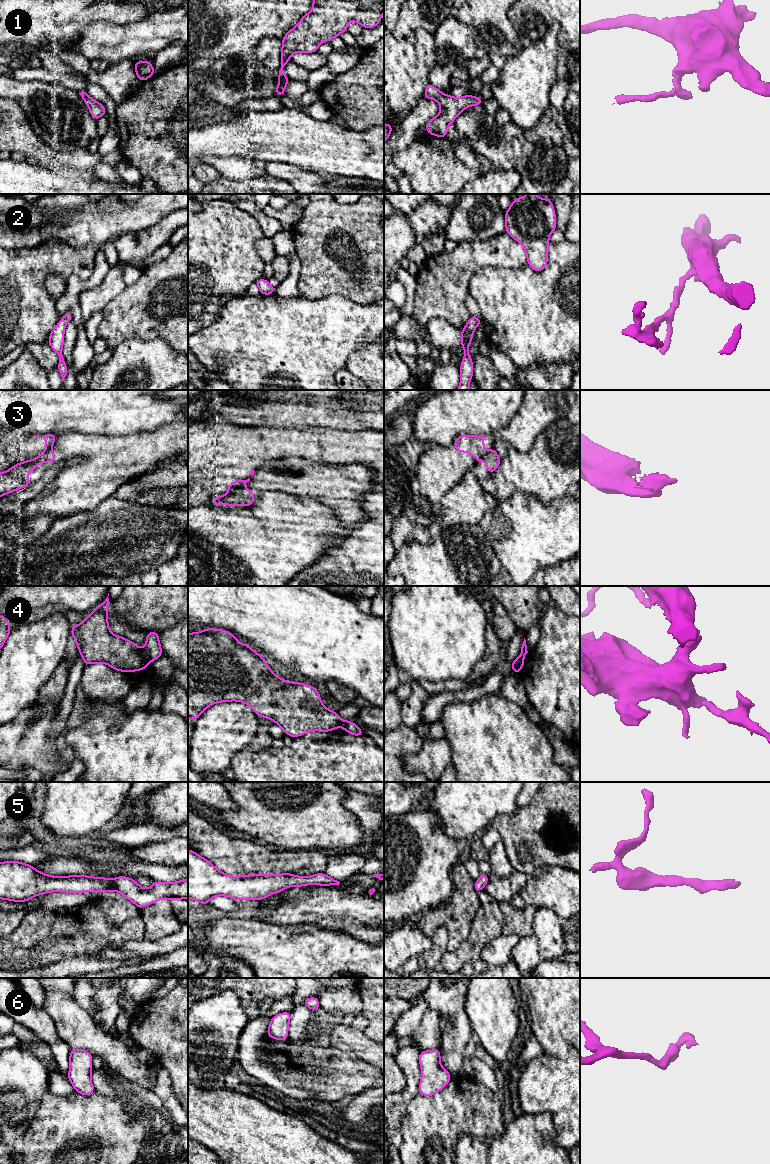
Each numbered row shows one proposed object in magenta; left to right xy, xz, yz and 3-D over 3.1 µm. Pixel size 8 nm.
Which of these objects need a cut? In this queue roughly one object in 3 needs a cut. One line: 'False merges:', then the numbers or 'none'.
False merges: 1, 3, 4

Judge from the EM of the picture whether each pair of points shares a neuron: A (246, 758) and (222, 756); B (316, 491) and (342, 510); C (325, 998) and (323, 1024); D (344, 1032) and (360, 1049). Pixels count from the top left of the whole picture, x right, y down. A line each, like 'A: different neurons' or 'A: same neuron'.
A: different neurons
B: same neuron
C: different neurons
D: same neuron

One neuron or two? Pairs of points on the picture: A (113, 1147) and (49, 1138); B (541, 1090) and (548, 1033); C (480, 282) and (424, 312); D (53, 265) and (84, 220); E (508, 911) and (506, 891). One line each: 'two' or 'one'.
A: one
B: two
C: two
D: two
E: two

